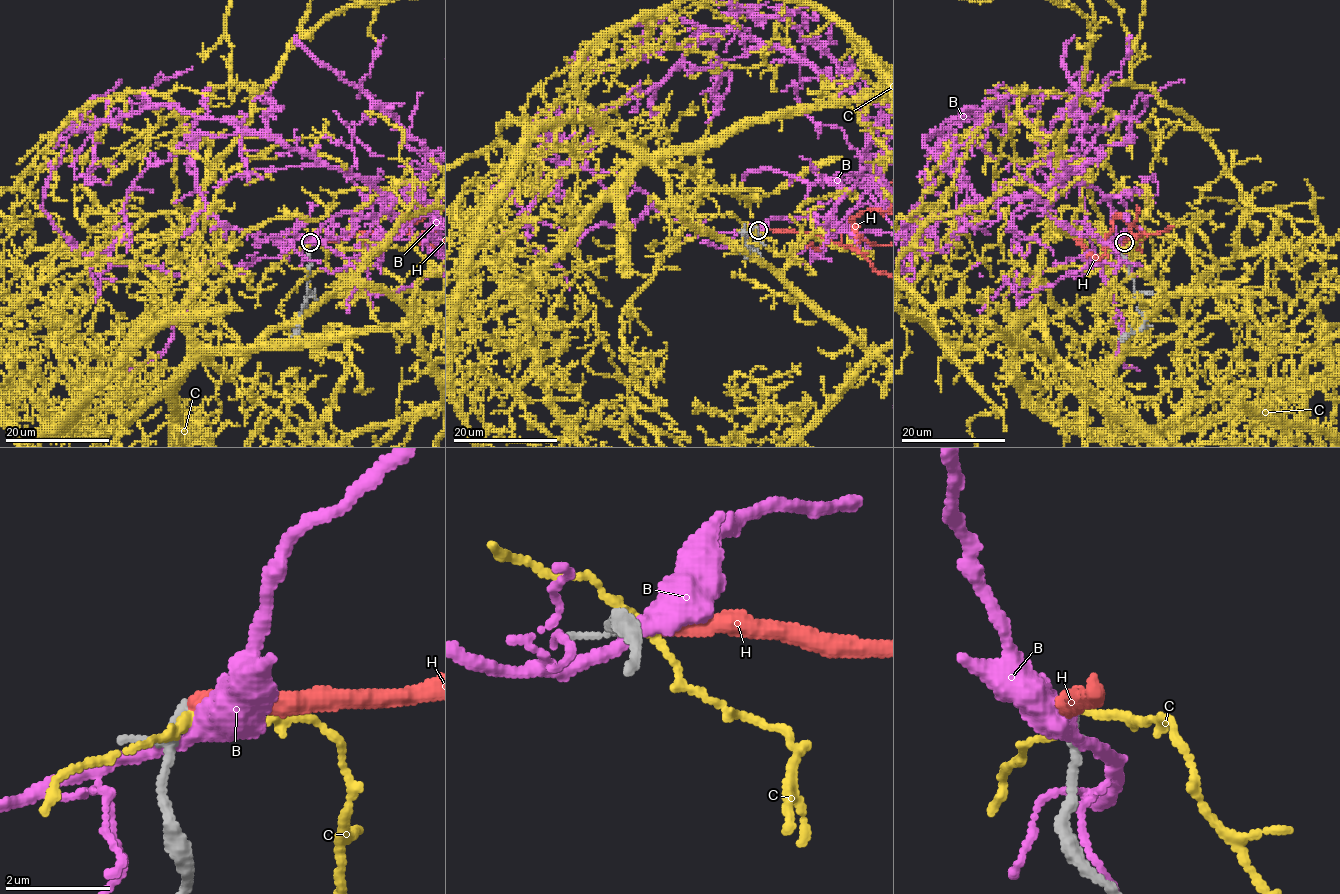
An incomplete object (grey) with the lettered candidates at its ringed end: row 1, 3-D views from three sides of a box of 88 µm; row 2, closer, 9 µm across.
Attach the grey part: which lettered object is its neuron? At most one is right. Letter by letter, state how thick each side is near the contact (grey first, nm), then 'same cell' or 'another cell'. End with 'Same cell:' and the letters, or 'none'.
B: 240/380 nm | another cell
C: 170/140 nm | another cell
H: 160/360 nm | another cell
Same cell: none

